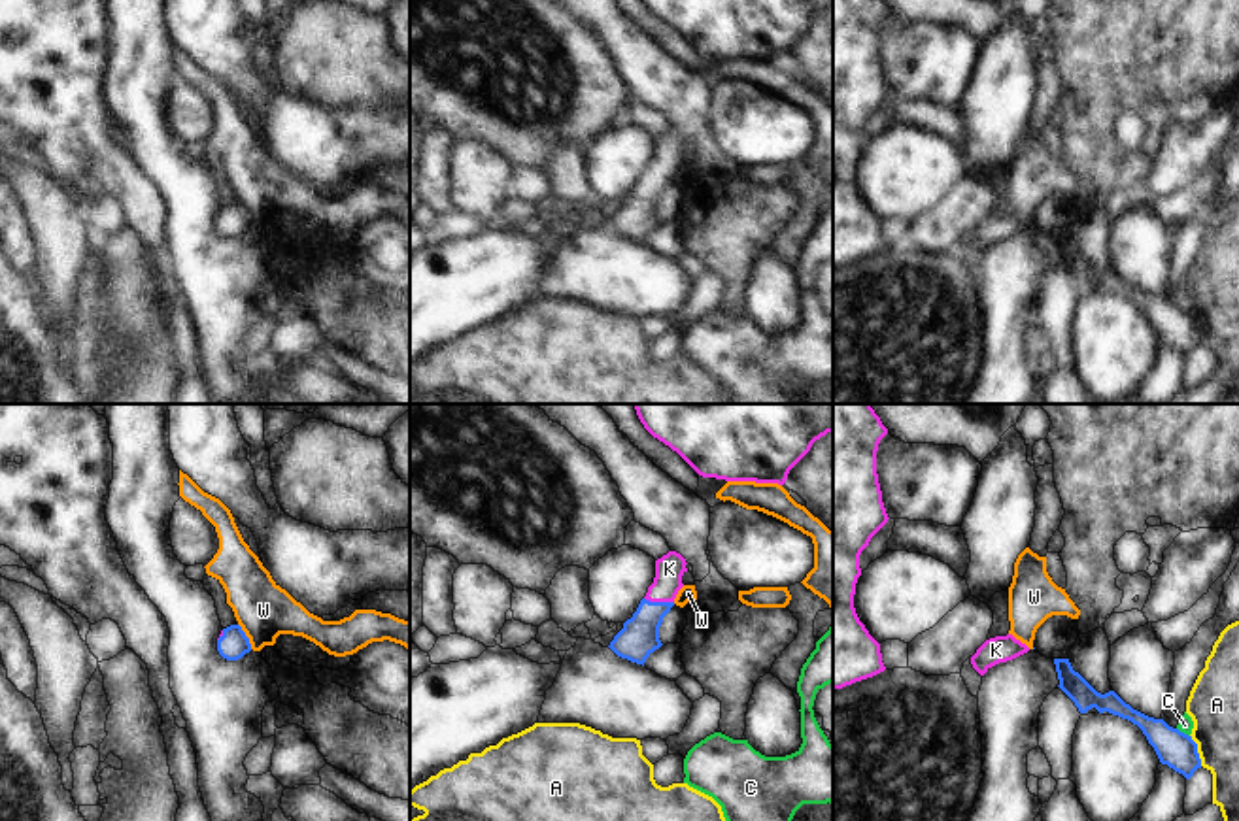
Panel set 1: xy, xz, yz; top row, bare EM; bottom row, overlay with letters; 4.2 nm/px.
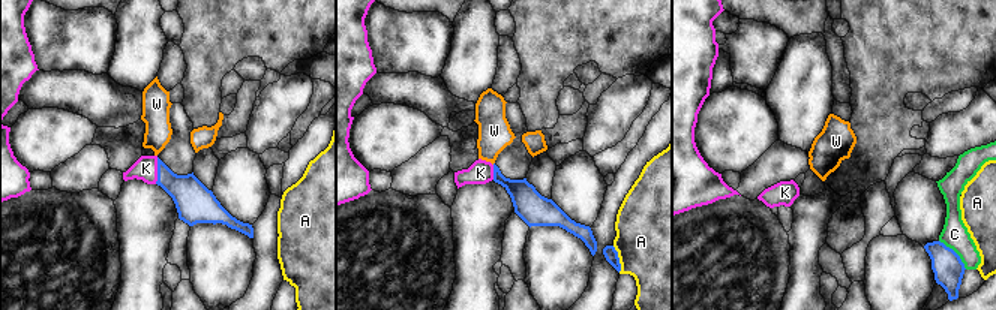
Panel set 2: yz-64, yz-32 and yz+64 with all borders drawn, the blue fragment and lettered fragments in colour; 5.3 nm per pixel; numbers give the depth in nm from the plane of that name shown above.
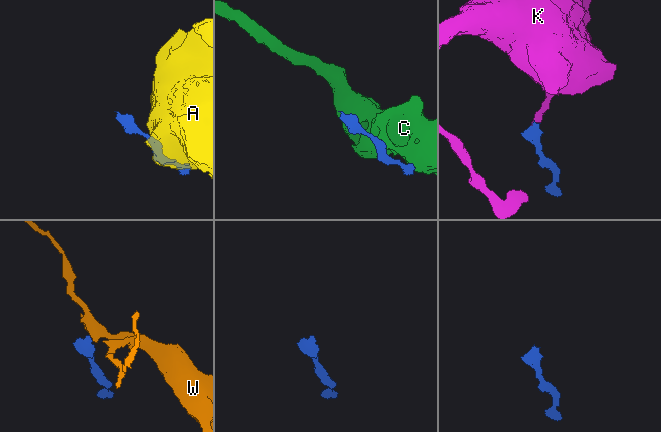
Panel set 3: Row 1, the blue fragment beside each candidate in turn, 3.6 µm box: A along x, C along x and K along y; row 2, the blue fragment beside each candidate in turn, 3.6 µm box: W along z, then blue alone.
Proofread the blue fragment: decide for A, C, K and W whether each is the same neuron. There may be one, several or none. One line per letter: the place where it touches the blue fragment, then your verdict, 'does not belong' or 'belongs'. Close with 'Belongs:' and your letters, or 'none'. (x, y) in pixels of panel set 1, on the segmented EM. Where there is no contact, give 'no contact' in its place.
A: yz (1196, 750) | does not belong
C: yz (1183, 733) | does not belong
K: xz (660, 603) | belongs
W: xy (246, 636) | does not belong
Belongs: K

